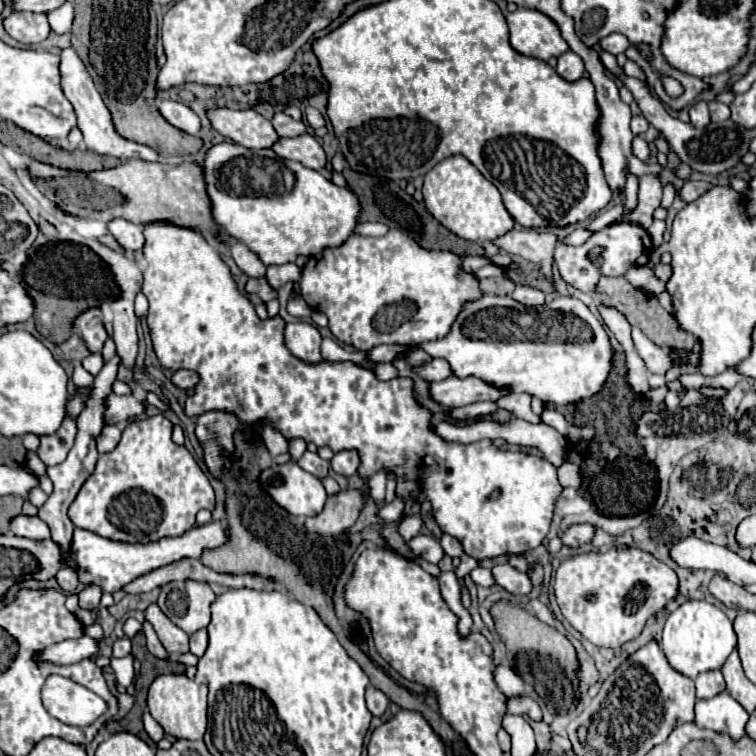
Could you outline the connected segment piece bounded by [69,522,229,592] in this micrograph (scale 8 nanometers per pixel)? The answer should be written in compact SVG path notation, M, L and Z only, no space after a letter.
M209 522L205 526L191 528L181 536L161 538L161 540L149 542L149 544L113 542L113 540L101 538L99 534L93 534L89 530L75 528L69 564L75 568L79 566L79 582L83 582L85 586L97 584L103 588L103 592L115 592L115 590L121 590L131 580L135 580L135 578L139 578L139 576L143 576L155 568L167 566L167 564L177 562L181 558L201 558L203 550L219 548L225 542L229 542L229 530L221 522Z

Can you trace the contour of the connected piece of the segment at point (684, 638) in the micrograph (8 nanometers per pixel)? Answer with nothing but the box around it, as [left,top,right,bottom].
[661,600,737,678]

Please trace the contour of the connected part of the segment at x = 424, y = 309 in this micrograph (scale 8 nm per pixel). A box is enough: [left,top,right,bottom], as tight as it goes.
[299,230,481,350]

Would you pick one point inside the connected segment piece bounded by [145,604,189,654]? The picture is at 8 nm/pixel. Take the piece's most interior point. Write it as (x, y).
(175, 641)

